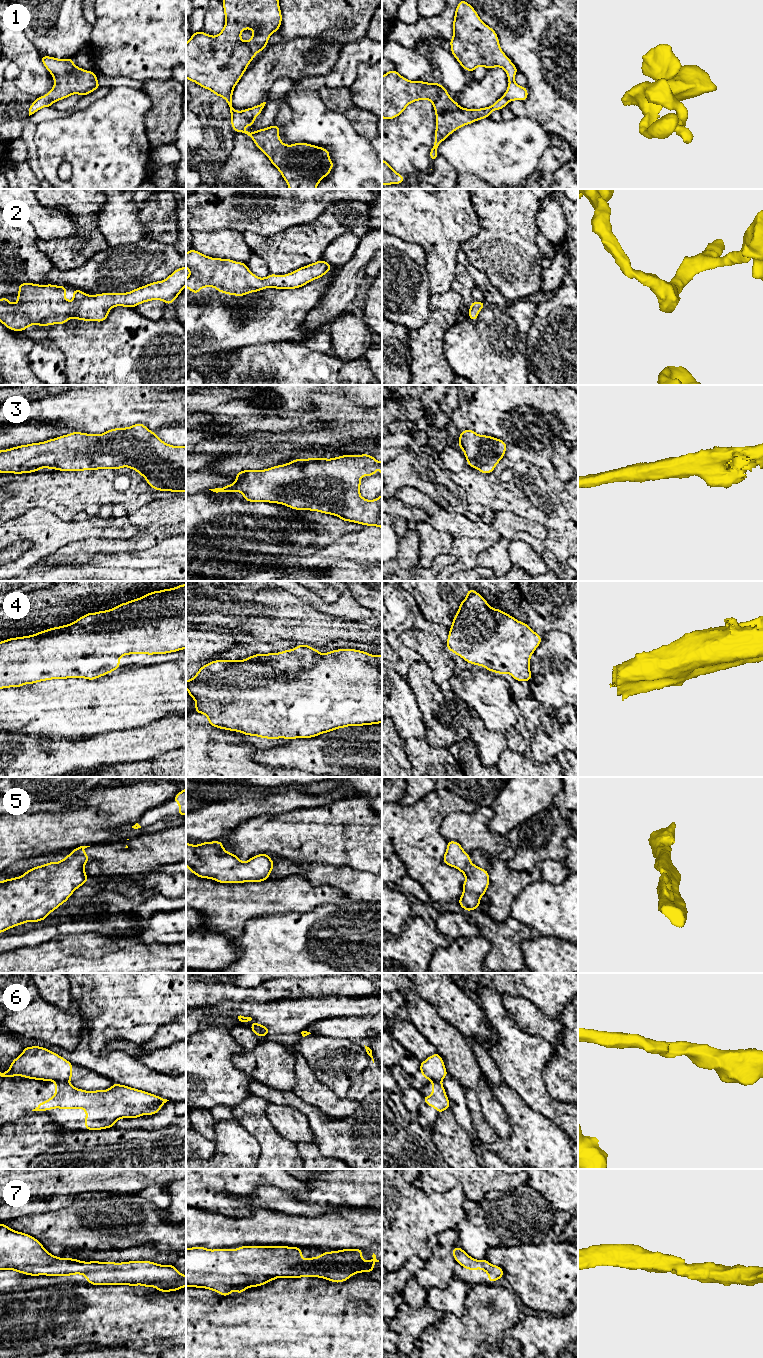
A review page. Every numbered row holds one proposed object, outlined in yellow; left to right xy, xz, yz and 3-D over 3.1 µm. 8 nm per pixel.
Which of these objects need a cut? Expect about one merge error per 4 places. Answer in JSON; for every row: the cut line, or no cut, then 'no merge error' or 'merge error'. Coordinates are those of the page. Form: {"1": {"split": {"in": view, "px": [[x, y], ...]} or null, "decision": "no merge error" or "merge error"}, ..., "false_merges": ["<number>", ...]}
{"1": {"split": null, "decision": "no merge error"}, "2": {"split": null, "decision": "no merge error"}, "3": {"split": null, "decision": "no merge error"}, "4": {"split": null, "decision": "no merge error"}, "5": {"split": null, "decision": "no merge error"}, "6": {"split": {"in": "xz", "px": [[253, 1022], [262, 1032], [263, 1036]]}, "decision": "merge error"}, "7": {"split": null, "decision": "no merge error"}, "false_merges": ["6"]}

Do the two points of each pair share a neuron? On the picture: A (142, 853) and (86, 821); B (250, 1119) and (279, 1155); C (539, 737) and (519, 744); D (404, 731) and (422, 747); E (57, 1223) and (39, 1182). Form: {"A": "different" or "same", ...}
{"A": "different", "B": "same", "C": "different", "D": "different", "E": "different"}

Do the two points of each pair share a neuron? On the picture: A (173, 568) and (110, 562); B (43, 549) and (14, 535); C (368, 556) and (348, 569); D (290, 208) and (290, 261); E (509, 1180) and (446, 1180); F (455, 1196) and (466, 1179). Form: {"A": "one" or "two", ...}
{"A": "two", "B": "one", "C": "two", "D": "two", "E": "one", "F": "two"}

